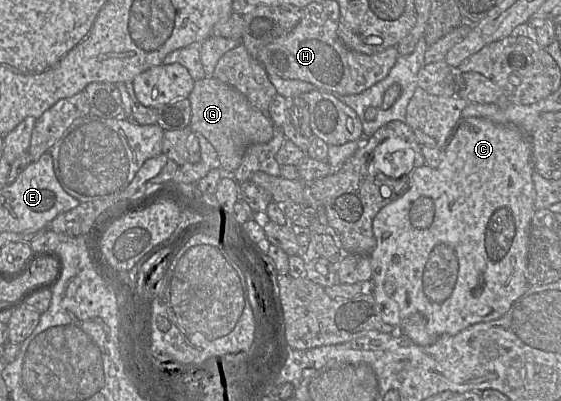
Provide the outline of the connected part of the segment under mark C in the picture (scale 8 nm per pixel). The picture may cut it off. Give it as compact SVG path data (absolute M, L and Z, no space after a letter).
M461 117L458 122L455 124L452 129L449 138L446 144L440 148L441 151L441 162L437 168L432 168L427 164L423 166L417 167L413 170L413 176L411 178L411 186L410 188L398 199L392 201L391 203L384 206L374 217L373 219L373 232L377 241L377 245L374 251L370 255L371 267L372 267L372 283L375 285L373 295L378 304L383 305L383 301L388 298L393 299L397 302L400 311L400 331L403 335L407 336L411 339L415 344L421 346L428 346L433 344L438 338L443 335L456 335L467 327L481 323L496 320L502 317L511 307L514 301L516 301L527 289L529 286L527 278L526 278L526 267L527 267L527 256L528 256L528 242L529 242L529 232L530 232L530 224L532 217L535 212L535 197L536 191L535 186L532 179L532 173L534 171L533 165L533 149L532 142L528 135L524 134L518 127L513 124L500 124L495 123L490 120L479 118L479 117Z

